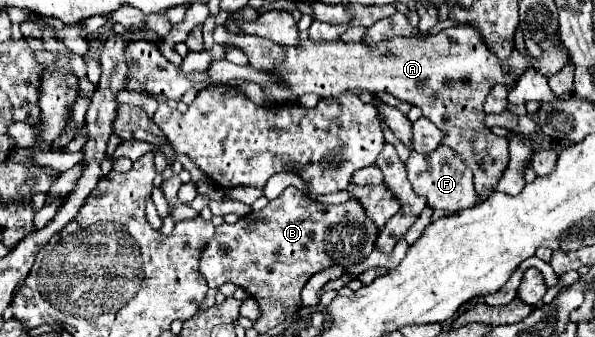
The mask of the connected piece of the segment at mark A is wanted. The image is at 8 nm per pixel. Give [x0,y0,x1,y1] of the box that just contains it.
[274,26,570,200]

